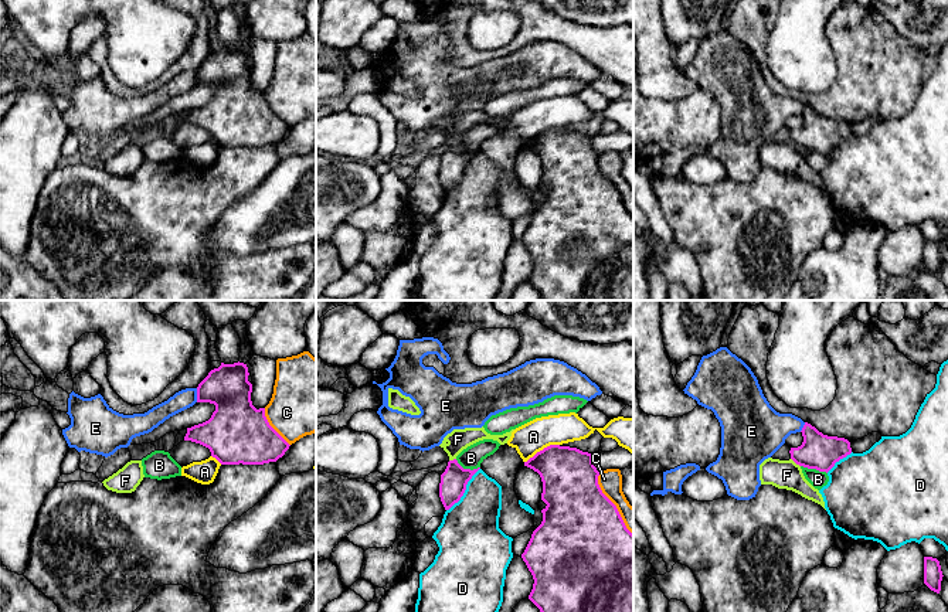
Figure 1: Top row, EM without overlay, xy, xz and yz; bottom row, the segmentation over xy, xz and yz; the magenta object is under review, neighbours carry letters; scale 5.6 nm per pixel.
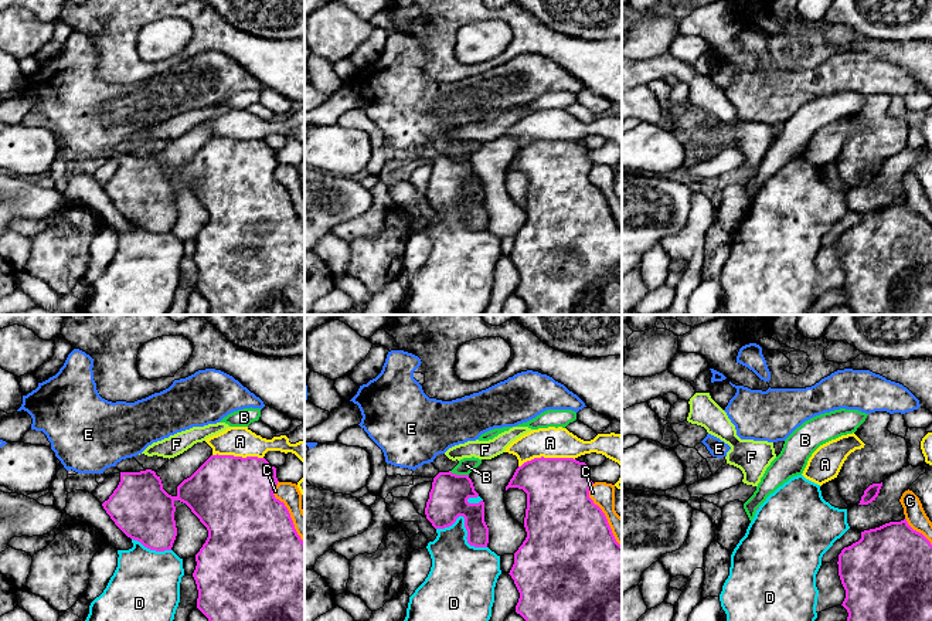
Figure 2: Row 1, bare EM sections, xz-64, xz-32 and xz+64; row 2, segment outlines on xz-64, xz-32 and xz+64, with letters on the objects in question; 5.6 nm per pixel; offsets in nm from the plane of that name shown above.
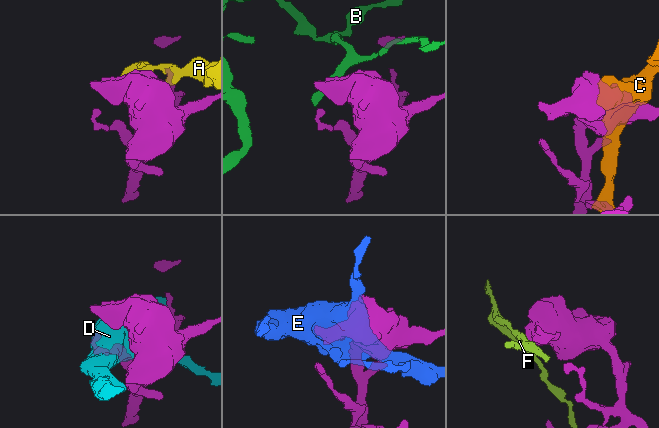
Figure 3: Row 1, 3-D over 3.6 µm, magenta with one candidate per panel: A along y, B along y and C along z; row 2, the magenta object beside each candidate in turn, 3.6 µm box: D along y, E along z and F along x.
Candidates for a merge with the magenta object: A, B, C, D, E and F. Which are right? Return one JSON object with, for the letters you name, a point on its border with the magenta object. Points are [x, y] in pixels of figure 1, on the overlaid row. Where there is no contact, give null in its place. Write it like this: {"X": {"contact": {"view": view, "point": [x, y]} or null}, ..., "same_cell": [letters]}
{"same_cell": []}

